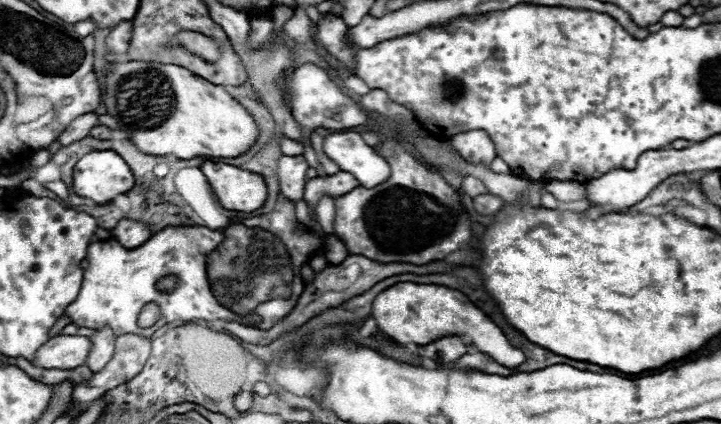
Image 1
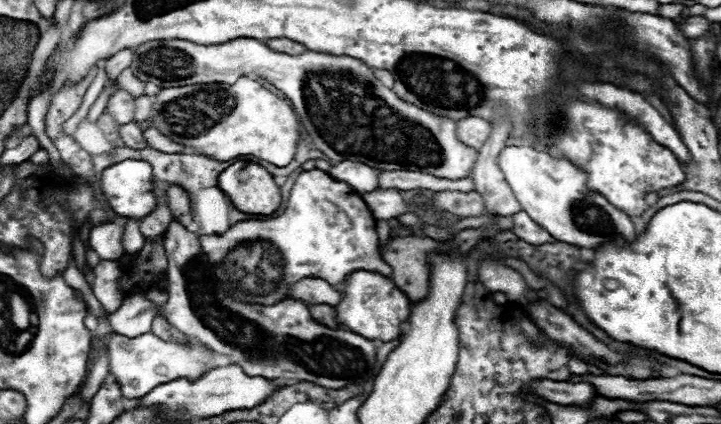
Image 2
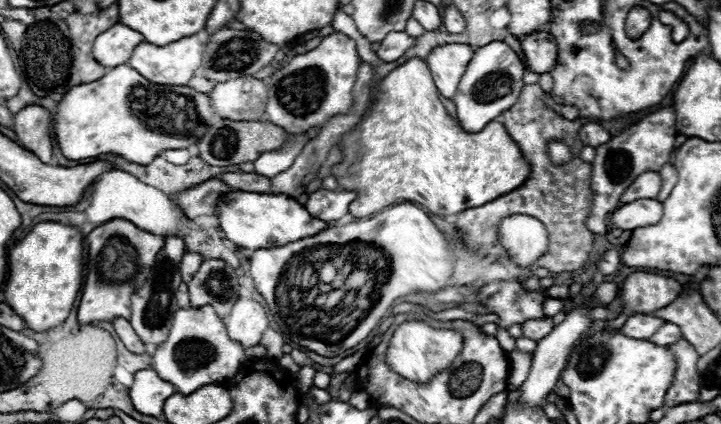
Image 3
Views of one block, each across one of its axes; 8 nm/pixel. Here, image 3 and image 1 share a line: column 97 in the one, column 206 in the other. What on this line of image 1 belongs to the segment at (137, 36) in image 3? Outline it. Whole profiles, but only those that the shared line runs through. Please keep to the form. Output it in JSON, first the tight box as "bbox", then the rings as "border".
{"bbox":[172,32,220,62],"border":[[[180,32],[172,42],[182,42],[192,54],[198,54],[200,58],[214,62],[220,56],[220,50],[214,40],[202,36],[202,34],[192,34],[192,32]]]}

